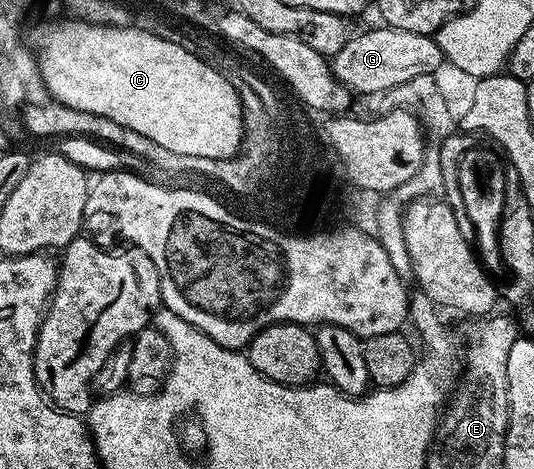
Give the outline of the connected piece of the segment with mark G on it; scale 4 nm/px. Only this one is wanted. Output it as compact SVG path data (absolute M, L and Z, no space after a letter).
M387 26L372 28L369 32L349 35L346 46L331 57L332 72L353 93L388 92L399 90L410 78L418 74L436 74L446 61L432 36L410 34L410 30L398 30Z

